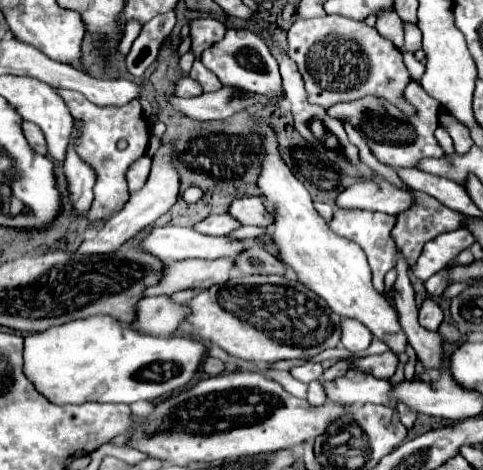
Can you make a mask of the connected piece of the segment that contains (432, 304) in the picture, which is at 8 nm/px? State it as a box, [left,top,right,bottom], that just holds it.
[420,298,444,330]

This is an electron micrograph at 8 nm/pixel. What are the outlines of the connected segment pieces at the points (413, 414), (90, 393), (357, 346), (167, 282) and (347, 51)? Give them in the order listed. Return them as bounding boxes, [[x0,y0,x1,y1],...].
[[396,402,418,430],[24,314,206,404],[342,318,372,354],[150,258,234,296],[288,16,414,114]]

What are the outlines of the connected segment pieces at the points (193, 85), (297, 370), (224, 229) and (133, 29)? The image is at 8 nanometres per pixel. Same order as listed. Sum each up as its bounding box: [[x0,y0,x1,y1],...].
[[176,78,202,96],[290,362,324,384],[194,210,242,236],[120,20,142,54]]

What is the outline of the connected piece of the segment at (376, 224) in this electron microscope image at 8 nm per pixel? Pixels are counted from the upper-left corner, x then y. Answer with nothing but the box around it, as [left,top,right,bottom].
[328,208,396,292]

